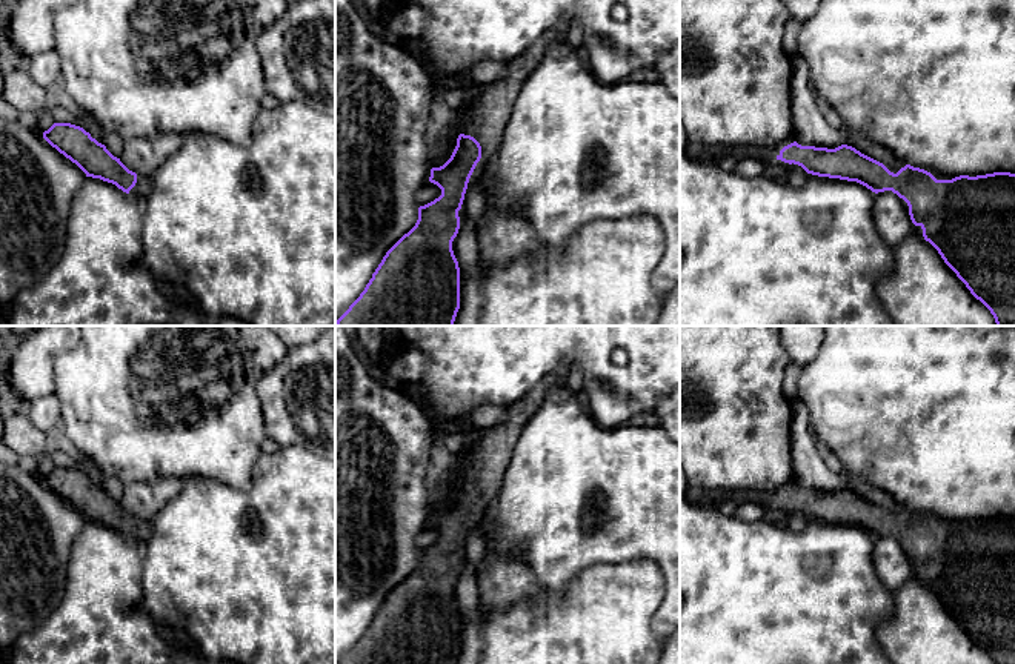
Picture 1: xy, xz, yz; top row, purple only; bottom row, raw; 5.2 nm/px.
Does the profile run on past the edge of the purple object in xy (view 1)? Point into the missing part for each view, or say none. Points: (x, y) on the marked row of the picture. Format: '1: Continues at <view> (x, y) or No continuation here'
1: Continues at xy (143, 186)

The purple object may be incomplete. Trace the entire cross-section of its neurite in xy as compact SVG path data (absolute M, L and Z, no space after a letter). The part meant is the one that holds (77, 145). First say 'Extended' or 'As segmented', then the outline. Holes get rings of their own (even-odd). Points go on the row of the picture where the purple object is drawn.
Extended. M54 123L43 132L43 138L75 163L86 177L112 183L135 200L149 197L152 191L151 177L129 171L120 158L114 157L83 128L71 123Z

